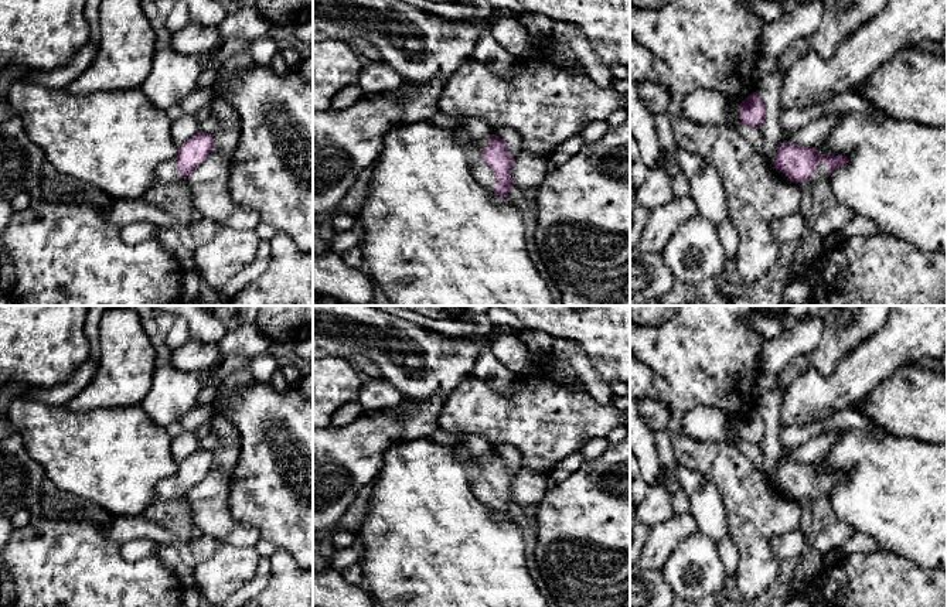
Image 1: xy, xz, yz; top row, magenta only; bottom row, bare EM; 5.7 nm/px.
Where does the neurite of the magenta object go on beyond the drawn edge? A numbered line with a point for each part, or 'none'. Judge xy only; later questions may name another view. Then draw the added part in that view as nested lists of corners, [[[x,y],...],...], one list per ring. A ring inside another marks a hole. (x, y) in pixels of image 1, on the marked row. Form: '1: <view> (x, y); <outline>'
1: xy (166, 173); [[[168,160],[159,164],[156,168],[156,180],[160,184],[171,184],[180,180],[176,161]]]

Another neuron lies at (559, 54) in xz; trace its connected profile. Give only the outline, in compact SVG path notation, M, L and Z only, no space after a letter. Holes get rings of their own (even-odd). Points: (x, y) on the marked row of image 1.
M552 37L541 40L541 50L558 67L569 72L585 72L582 61L566 45L555 41Z

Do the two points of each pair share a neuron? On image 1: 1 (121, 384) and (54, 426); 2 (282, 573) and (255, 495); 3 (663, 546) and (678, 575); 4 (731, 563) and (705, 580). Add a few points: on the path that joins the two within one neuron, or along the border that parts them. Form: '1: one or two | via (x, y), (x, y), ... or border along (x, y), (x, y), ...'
1: two | border along (64, 406), (74, 412), (109, 409)
2: two | border along (276, 546), (282, 548), (297, 566)
3: two | border along (692, 534), (674, 548), (660, 569)
4: two | border along (715, 542), (721, 562), (729, 575)

